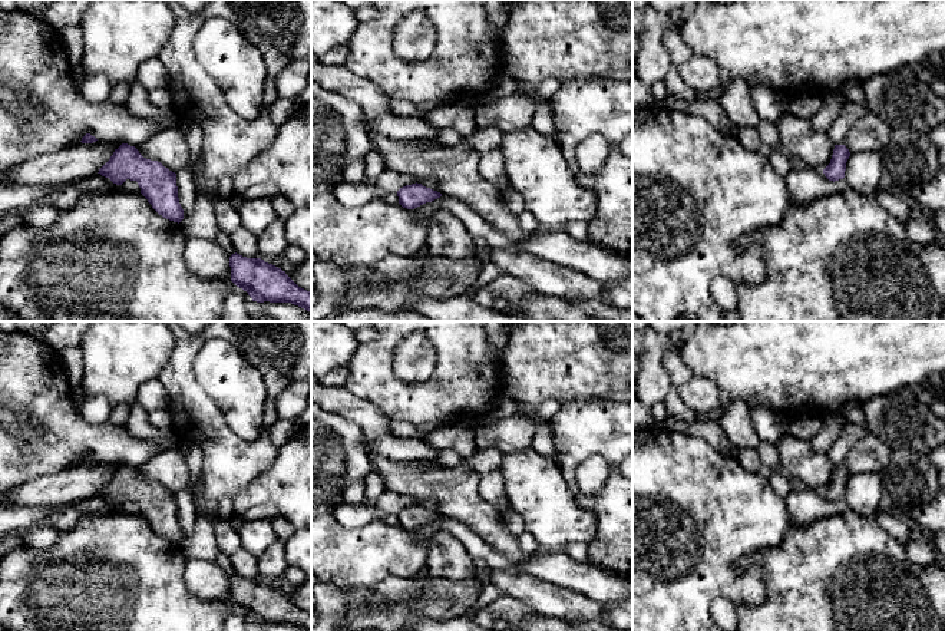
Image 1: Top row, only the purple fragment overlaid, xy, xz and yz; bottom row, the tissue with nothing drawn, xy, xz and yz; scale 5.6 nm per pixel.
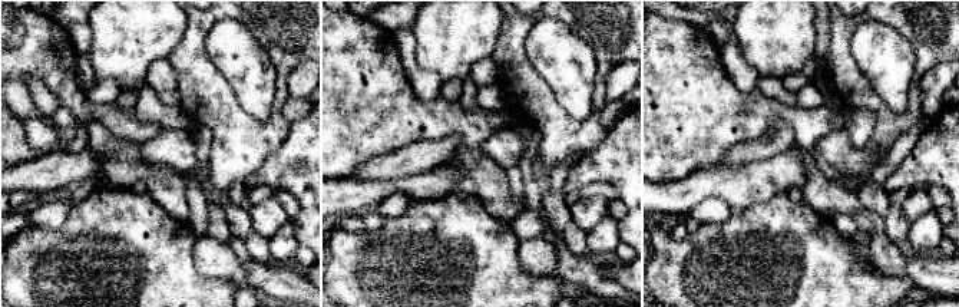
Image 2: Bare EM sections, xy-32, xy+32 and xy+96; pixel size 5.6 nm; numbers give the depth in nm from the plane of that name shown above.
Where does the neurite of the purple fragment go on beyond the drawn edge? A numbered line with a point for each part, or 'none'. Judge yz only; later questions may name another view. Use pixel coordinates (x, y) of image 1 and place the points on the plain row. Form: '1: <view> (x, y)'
1: yz (851, 433)

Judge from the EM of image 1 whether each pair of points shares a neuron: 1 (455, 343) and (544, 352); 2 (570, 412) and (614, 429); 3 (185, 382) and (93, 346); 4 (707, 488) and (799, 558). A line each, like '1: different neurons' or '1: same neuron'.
1: different neurons
2: same neuron
3: different neurons
4: different neurons

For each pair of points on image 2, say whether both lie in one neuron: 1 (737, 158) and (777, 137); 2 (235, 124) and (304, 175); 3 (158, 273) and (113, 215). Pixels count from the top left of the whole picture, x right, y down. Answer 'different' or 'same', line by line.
1: same
2: different
3: same

